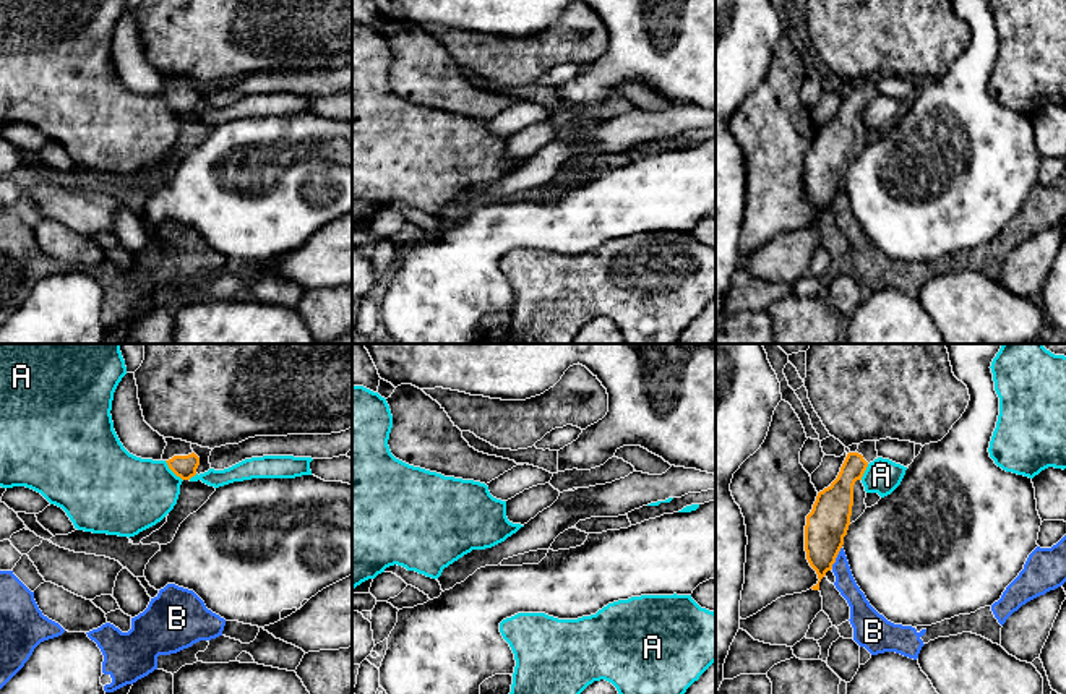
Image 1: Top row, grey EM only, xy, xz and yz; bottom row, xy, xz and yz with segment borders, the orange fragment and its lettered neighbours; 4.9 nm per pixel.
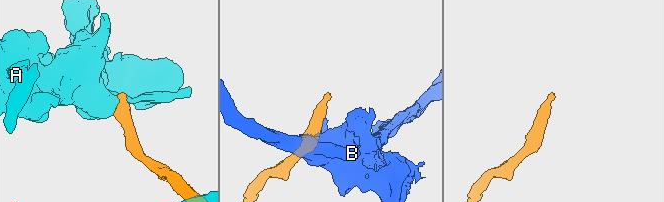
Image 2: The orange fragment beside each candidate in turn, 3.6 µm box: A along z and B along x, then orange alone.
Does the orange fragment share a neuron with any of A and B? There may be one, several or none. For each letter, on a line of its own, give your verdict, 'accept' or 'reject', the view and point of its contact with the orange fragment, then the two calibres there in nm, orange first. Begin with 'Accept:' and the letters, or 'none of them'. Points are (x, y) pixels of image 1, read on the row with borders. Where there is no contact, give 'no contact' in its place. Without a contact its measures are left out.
Accept: none of them
A: reject | xy (172, 471) | 110/380 nm
B: reject | yz (836, 556) | 200/100 nm

